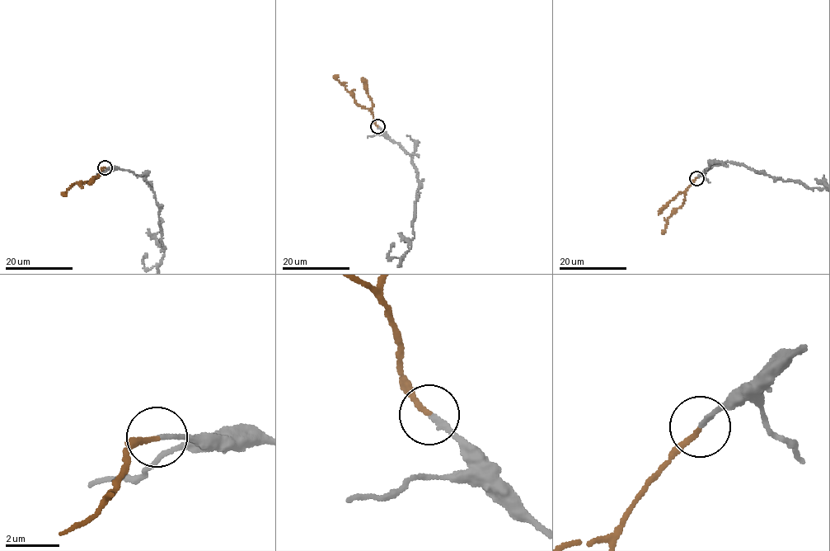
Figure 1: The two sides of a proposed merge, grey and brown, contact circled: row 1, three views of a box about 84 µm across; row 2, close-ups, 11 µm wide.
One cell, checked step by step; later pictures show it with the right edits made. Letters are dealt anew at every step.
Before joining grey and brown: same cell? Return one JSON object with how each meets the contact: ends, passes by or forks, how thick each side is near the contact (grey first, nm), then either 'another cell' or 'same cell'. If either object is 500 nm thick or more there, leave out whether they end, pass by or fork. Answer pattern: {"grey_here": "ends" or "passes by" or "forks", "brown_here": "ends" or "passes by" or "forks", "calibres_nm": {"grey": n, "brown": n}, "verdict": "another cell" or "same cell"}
{"grey_here": "ends", "brown_here": "ends", "calibres_nm": {"grey": 190, "brown": 190}, "verdict": "same cell"}

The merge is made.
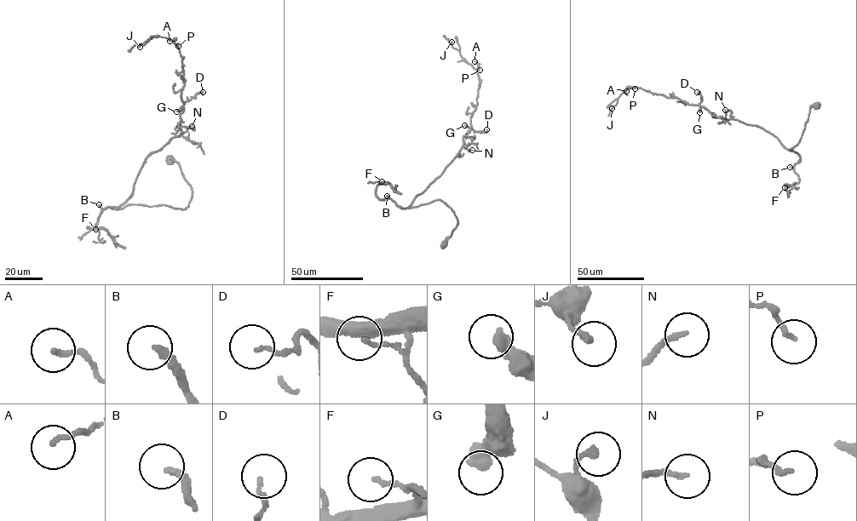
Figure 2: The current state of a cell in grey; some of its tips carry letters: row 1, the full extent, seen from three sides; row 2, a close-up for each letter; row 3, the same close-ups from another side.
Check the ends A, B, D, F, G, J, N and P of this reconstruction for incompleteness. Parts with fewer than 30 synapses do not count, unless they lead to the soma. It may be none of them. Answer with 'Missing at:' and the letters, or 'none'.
Missing at: B, N

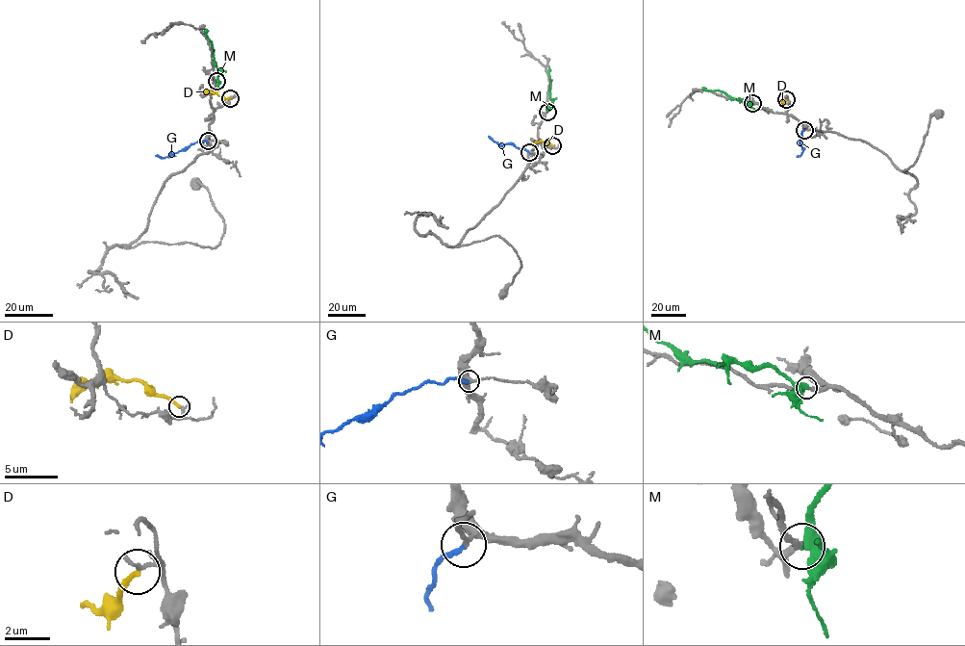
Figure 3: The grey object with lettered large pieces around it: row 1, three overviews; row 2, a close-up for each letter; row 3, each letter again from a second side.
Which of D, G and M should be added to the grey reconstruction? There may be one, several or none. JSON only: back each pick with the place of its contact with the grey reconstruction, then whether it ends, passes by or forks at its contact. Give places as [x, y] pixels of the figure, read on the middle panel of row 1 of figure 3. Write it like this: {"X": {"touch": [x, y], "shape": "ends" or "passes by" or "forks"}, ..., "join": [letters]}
{"G": {"touch": [529, 152], "shape": "ends"}, "join": ["G"]}

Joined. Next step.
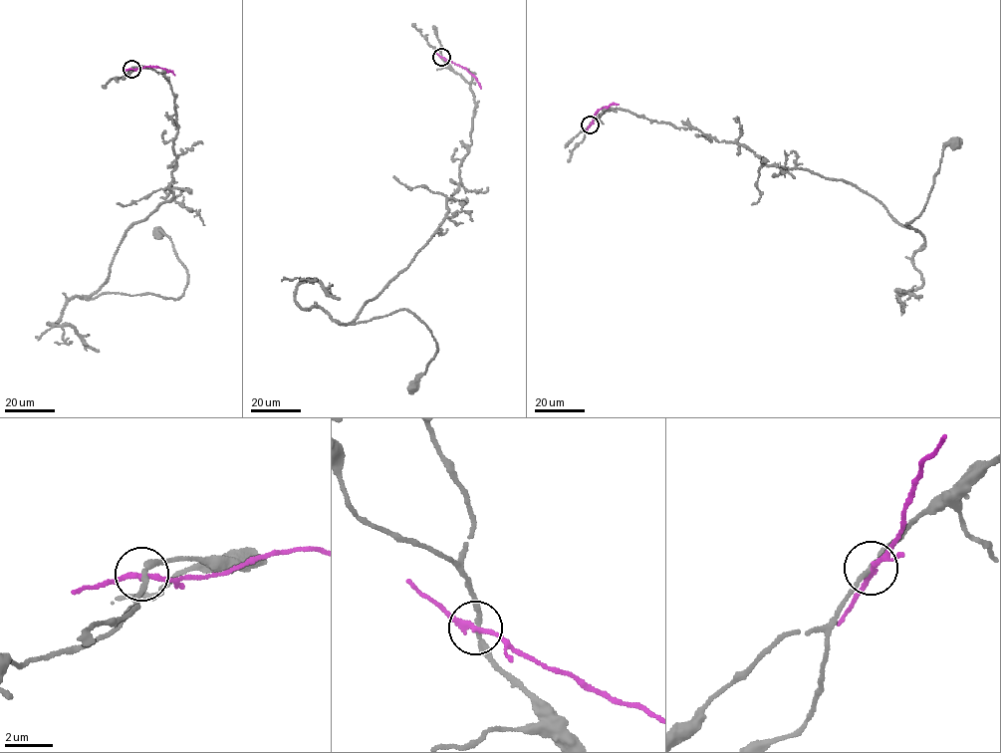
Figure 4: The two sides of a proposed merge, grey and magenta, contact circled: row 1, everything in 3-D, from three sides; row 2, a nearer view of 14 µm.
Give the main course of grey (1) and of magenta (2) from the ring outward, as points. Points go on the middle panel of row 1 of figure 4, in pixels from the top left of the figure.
1: (441, 57), (475, 103), (459, 190), (413, 260), (338, 322), (405, 309), (423, 323), (437, 351), (410, 387)
2: (441, 57), (466, 69), (480, 88)

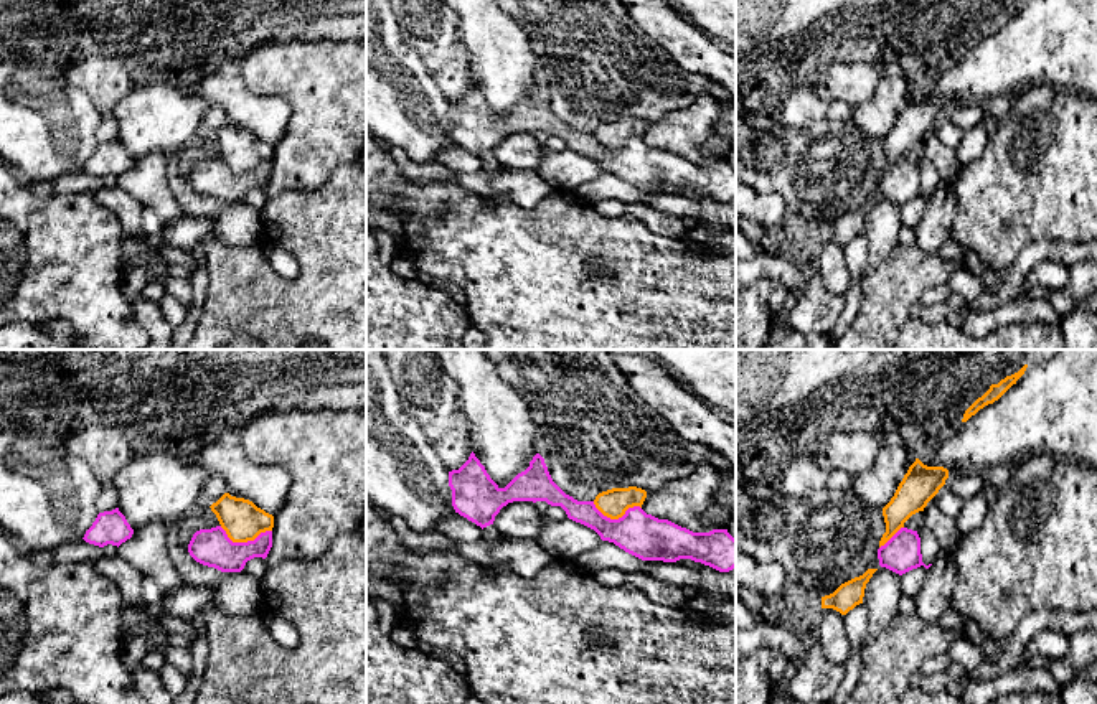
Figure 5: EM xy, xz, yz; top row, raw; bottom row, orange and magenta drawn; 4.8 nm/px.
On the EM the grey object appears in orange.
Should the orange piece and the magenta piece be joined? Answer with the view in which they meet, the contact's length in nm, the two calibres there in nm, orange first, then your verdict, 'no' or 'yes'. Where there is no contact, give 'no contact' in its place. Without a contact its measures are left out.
contact in xy; length 260 nm; calibres 200 and 180 nm; no

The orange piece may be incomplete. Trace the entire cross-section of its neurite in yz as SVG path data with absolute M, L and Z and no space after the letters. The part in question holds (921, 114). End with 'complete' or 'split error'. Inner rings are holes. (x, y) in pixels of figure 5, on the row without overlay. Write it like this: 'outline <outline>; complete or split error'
outline M919 89L909 97L891 132L883 138L886 163L879 171L884 176L904 153L916 143L924 142L927 134L939 124L949 109L944 97L927 97Z; complete

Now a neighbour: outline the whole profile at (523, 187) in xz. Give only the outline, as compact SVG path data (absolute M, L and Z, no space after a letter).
M393 147L389 152L403 175L416 183L455 180L460 186L487 198L508 196L513 203L526 209L534 208L553 190L541 180L536 170L511 170L503 167L497 176L483 170L478 173L457 173L437 160L412 162L399 147Z

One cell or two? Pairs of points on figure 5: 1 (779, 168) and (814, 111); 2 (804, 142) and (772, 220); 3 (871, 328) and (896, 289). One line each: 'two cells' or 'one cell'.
1: two cells
2: two cells
3: one cell

